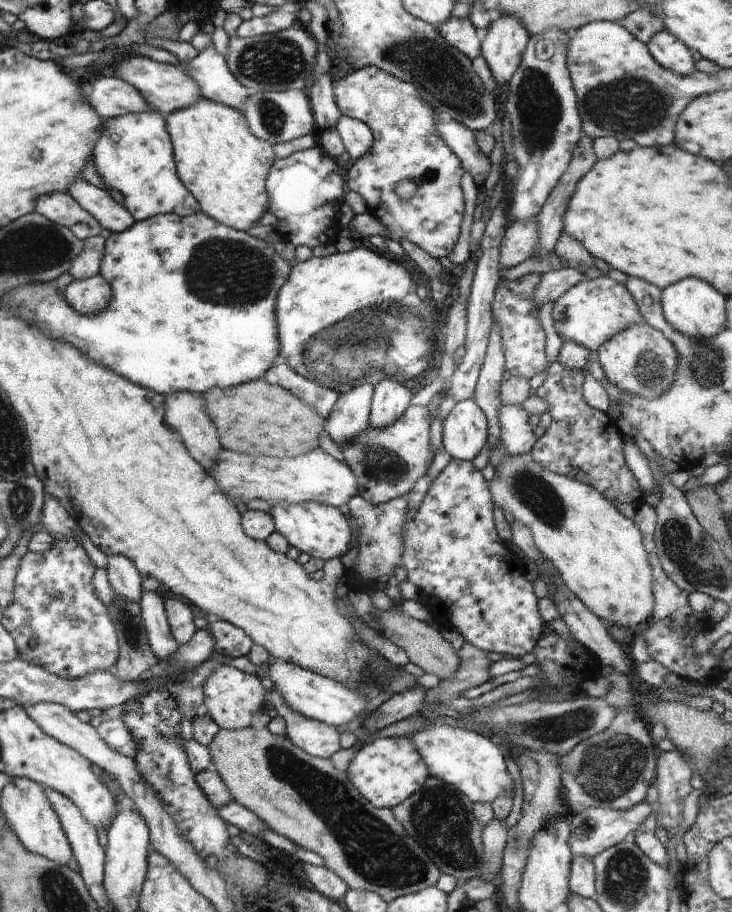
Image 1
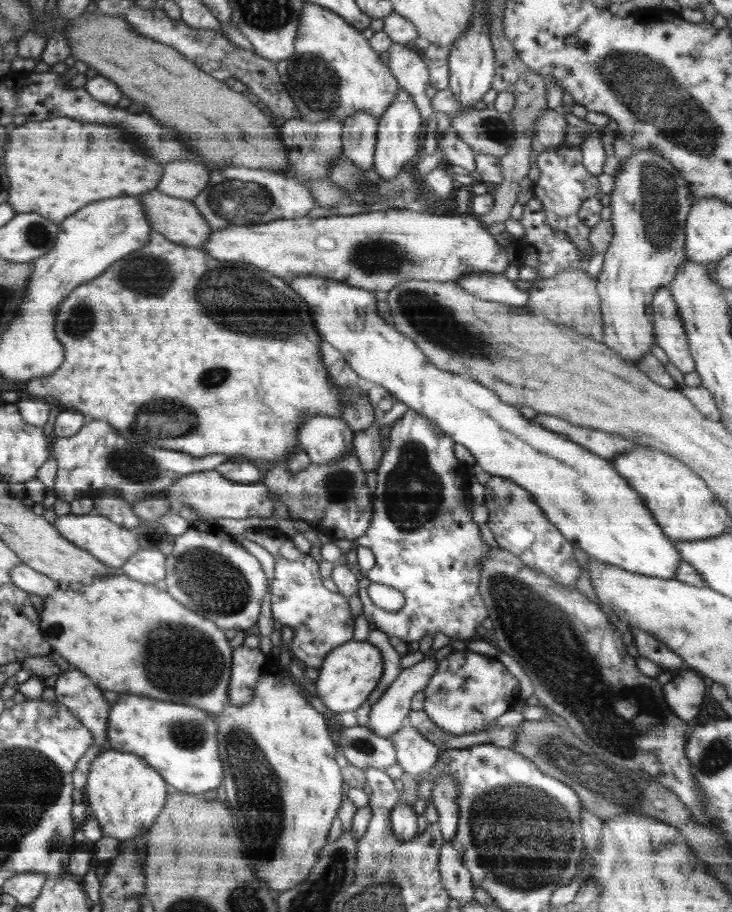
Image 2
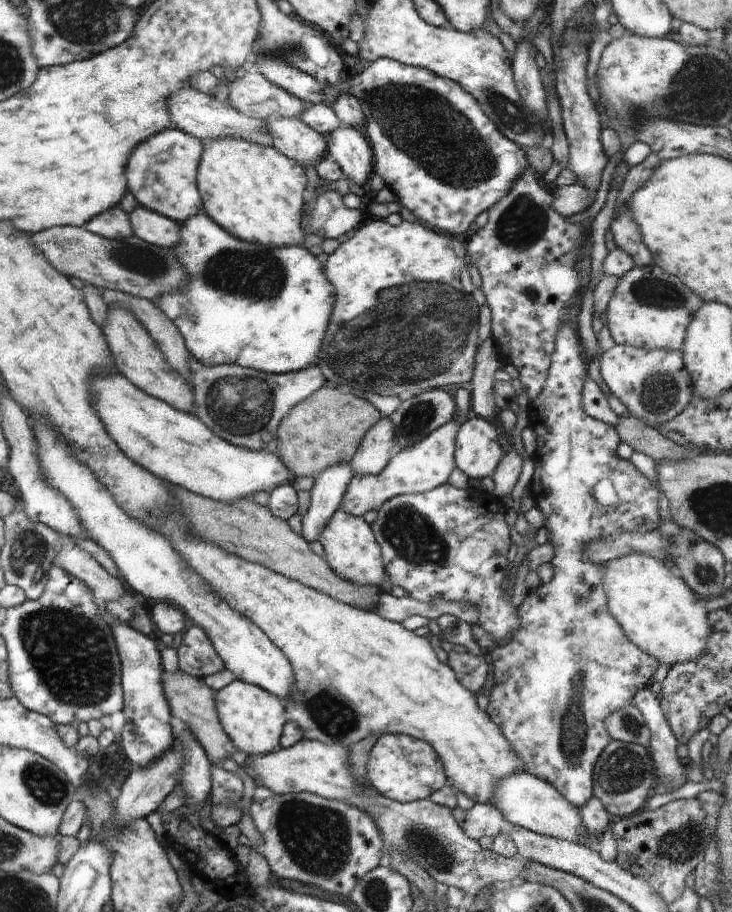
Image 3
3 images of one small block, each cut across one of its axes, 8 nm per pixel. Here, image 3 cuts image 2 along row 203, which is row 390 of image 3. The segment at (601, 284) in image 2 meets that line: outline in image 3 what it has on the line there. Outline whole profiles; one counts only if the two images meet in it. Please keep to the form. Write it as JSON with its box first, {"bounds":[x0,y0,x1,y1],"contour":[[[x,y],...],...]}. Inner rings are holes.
{"bounds":[600,344,694,427],"contour":[[[615,344],[600,358],[600,372],[610,392],[626,410],[651,427],[678,416],[692,400],[694,385],[685,369],[681,350],[645,349]]]}

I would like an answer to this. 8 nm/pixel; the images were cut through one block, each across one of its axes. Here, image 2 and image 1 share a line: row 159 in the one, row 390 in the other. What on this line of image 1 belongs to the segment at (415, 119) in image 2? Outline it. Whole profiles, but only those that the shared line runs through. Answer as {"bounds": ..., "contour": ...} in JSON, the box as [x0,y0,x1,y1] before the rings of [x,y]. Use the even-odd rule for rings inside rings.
{"bounds":[369,378,412,430],"contour":[[[392,378],[374,382],[369,427],[382,430],[396,422],[412,402],[412,390]]]}

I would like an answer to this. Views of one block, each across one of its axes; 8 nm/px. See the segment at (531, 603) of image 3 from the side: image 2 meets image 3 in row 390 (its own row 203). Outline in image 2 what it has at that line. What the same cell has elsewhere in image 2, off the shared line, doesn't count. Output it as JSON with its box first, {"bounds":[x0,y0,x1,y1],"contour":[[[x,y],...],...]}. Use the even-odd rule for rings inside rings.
{"bounds":[532,145,600,256],"contour":[[[574,145],[560,146],[553,151],[542,151],[534,160],[540,168],[540,177],[532,186],[533,196],[542,203],[548,226],[555,232],[563,232],[576,245],[578,253],[592,256],[593,246],[588,240],[591,229],[579,219],[578,212],[581,204],[600,190],[597,176],[588,172],[583,165],[581,149]]]}

